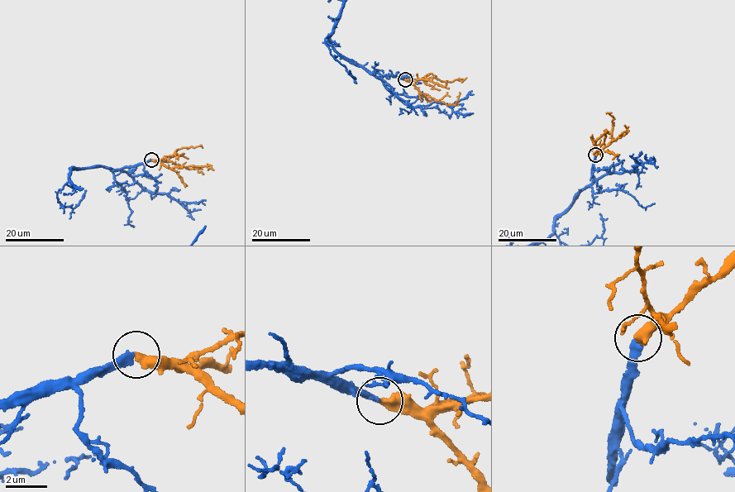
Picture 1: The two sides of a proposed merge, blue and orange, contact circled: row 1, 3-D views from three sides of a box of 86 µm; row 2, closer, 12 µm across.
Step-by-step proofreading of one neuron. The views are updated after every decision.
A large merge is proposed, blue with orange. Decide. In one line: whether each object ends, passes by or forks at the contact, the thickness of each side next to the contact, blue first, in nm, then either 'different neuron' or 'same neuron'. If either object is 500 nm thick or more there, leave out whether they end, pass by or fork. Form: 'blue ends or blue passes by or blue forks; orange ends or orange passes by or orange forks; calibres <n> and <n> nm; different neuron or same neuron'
blue ends; orange ends; calibres 320 and 460 nm; same neuron

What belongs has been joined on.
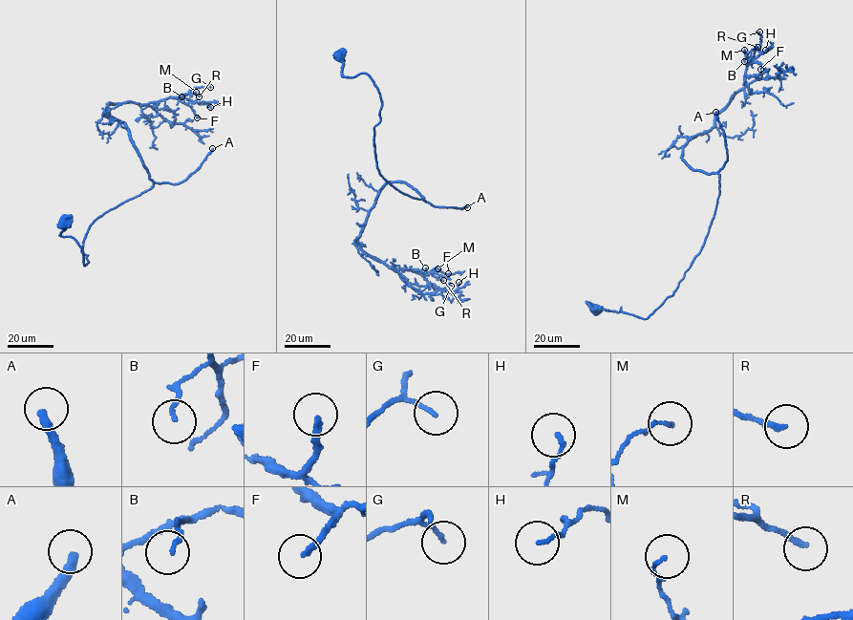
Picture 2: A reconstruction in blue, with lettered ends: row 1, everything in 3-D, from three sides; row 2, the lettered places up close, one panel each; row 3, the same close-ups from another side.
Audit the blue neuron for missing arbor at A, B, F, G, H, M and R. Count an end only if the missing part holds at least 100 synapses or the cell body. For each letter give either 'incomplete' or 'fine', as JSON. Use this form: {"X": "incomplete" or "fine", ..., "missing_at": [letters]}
{"A": "incomplete", "B": "fine", "F": "fine", "G": "fine", "H": "fine", "M": "fine", "R": "fine", "missing_at": ["A"]}

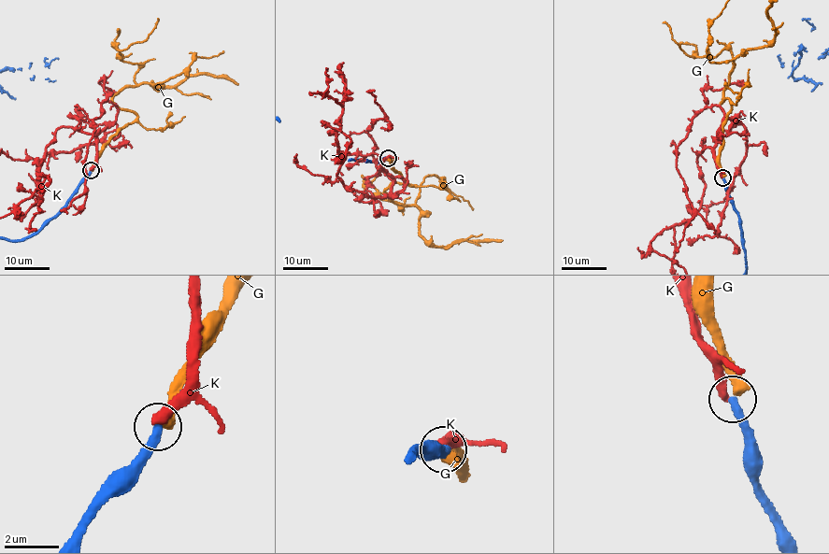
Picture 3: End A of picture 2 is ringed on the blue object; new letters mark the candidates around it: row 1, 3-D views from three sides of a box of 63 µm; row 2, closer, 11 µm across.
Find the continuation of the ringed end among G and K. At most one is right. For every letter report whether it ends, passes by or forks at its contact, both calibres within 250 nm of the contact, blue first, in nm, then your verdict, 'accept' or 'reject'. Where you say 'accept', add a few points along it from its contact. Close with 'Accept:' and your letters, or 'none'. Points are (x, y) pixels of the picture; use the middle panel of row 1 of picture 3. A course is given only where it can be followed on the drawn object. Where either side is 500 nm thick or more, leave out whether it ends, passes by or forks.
G: it ends | 320/400 nm | reject
K: it ends | 300/360 nm | reject
Accept: none

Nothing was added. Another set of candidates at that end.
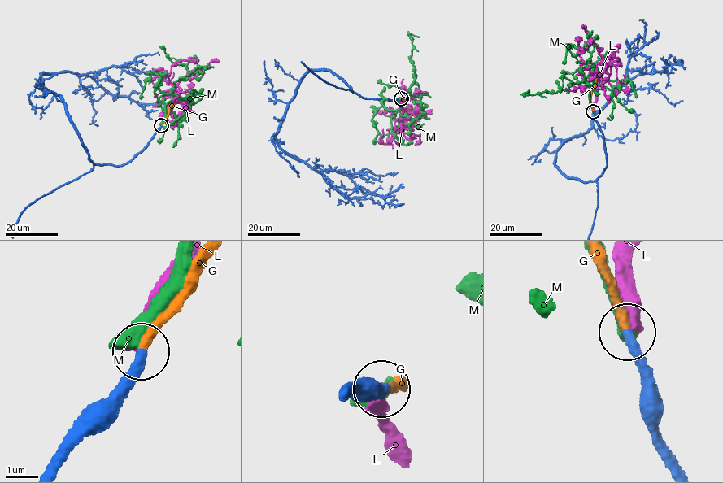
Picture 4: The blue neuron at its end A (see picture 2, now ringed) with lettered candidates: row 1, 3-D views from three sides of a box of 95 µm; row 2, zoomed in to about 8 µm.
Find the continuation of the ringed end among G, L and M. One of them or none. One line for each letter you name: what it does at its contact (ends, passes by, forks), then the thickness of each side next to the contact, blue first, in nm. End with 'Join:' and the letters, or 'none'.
G: It ends there. Thickness 320 nm (blue) against 320 nm
Join: G

